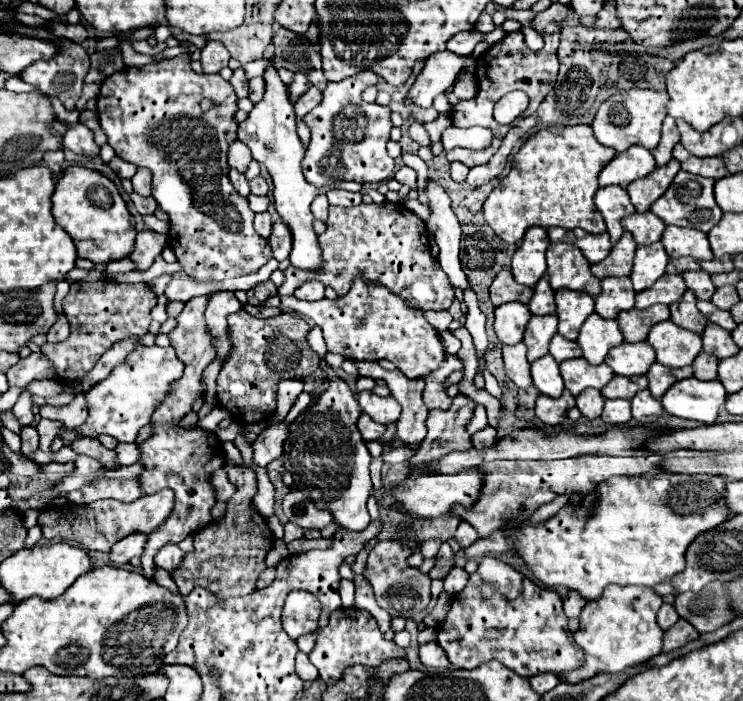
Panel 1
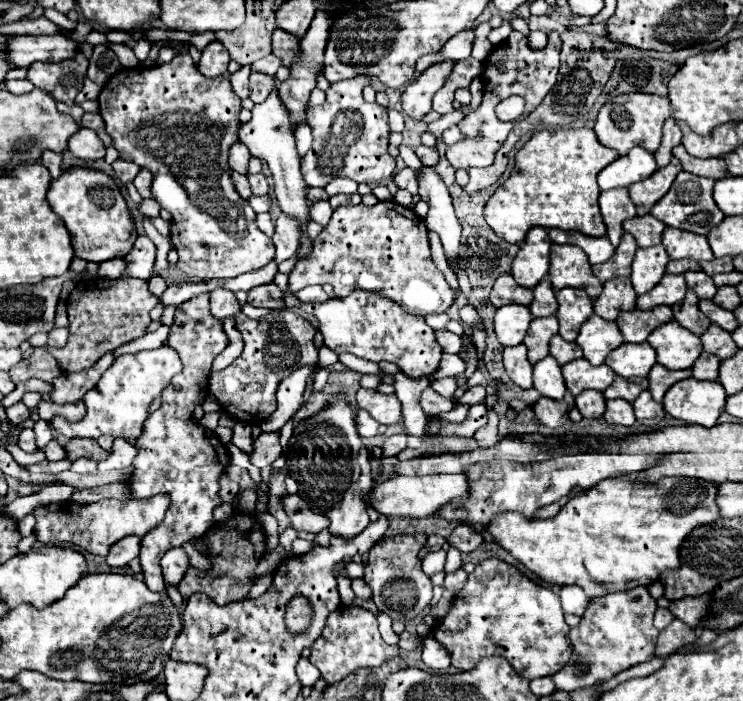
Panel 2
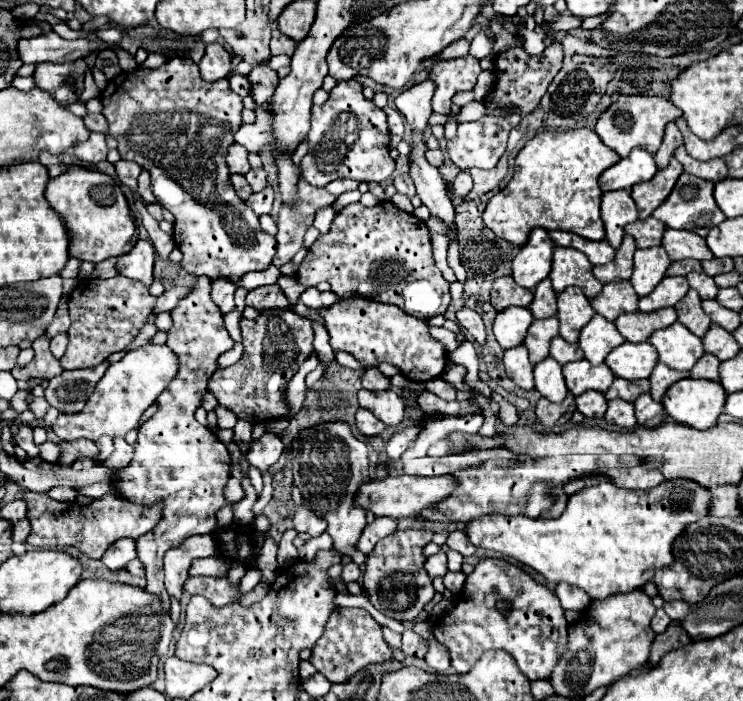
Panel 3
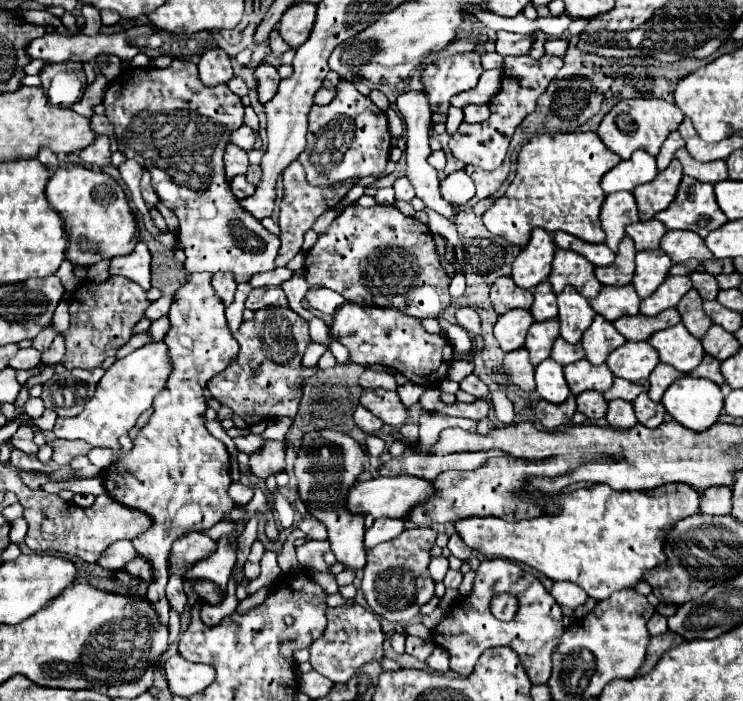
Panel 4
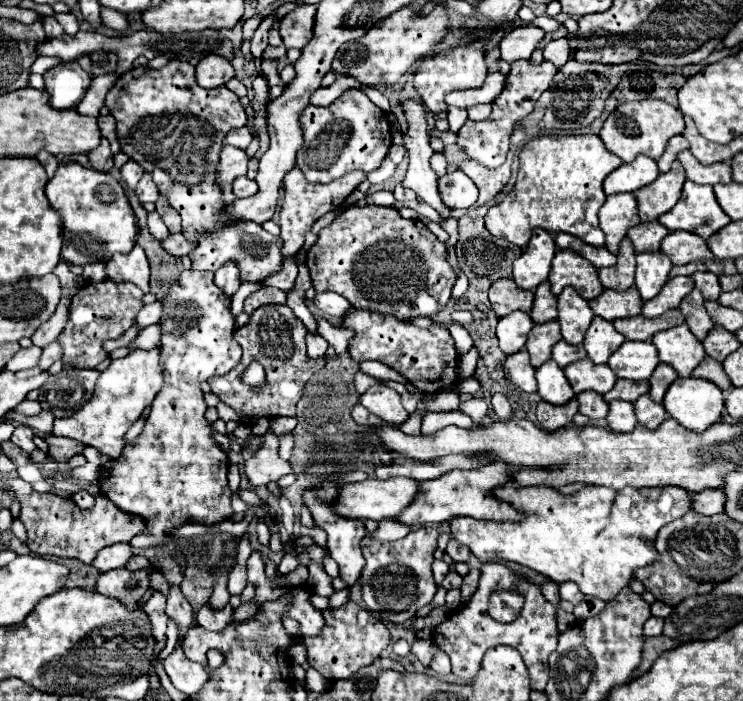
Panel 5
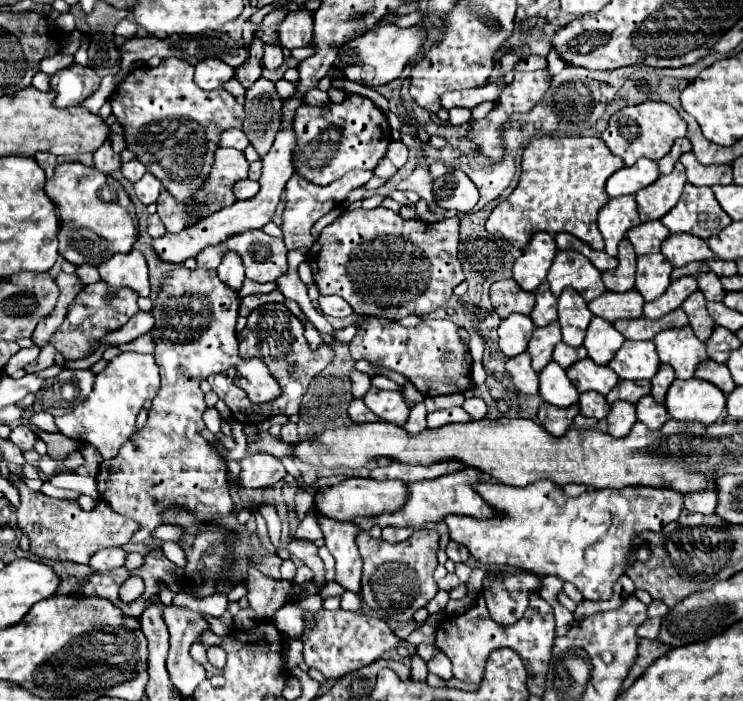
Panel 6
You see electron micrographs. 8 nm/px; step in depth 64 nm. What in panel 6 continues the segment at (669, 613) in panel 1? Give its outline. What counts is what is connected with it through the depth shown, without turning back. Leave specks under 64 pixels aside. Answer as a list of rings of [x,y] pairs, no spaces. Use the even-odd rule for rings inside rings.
[[[648,618],[640,628],[638,628],[638,636],[642,636],[642,638],[658,638],[658,634],[660,634],[660,624],[662,624],[662,620],[660,618]]]

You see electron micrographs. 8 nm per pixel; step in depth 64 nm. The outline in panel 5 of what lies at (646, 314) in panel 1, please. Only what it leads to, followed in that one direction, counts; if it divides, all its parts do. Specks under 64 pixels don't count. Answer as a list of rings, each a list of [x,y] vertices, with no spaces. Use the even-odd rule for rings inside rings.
[[[676,308],[676,310],[670,310],[666,316],[660,316],[660,318],[636,316],[636,318],[620,318],[620,320],[614,320],[612,324],[622,336],[626,336],[626,340],[652,340],[652,336],[656,332],[668,330],[668,328],[678,326],[682,322],[684,322],[684,316]]]

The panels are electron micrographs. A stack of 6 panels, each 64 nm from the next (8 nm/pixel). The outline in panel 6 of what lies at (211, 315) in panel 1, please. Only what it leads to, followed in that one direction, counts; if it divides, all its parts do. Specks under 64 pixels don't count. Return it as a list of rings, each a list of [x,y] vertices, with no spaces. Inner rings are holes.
[[[234,252],[224,254],[224,260],[218,268],[218,278],[228,288],[238,292],[242,288],[242,282],[244,282],[244,266],[240,264],[240,256],[236,256]]]

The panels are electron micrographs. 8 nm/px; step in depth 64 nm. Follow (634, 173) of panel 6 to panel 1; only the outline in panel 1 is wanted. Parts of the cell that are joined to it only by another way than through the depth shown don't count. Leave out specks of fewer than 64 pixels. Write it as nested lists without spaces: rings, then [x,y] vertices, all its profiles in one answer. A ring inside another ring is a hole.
[[[632,146],[626,152],[616,154],[610,160],[610,164],[604,166],[598,180],[600,180],[600,186],[610,186],[610,184],[628,186],[632,180],[648,176],[654,168],[656,168],[656,162],[652,152],[646,150],[644,146]]]

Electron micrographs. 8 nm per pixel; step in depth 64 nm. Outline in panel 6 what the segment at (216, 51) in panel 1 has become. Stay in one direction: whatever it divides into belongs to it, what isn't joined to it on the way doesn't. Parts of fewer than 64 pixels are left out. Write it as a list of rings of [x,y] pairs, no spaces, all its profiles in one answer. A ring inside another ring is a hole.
[[[204,58],[196,64],[194,82],[204,90],[220,88],[234,76],[234,68],[224,64],[220,58]]]

